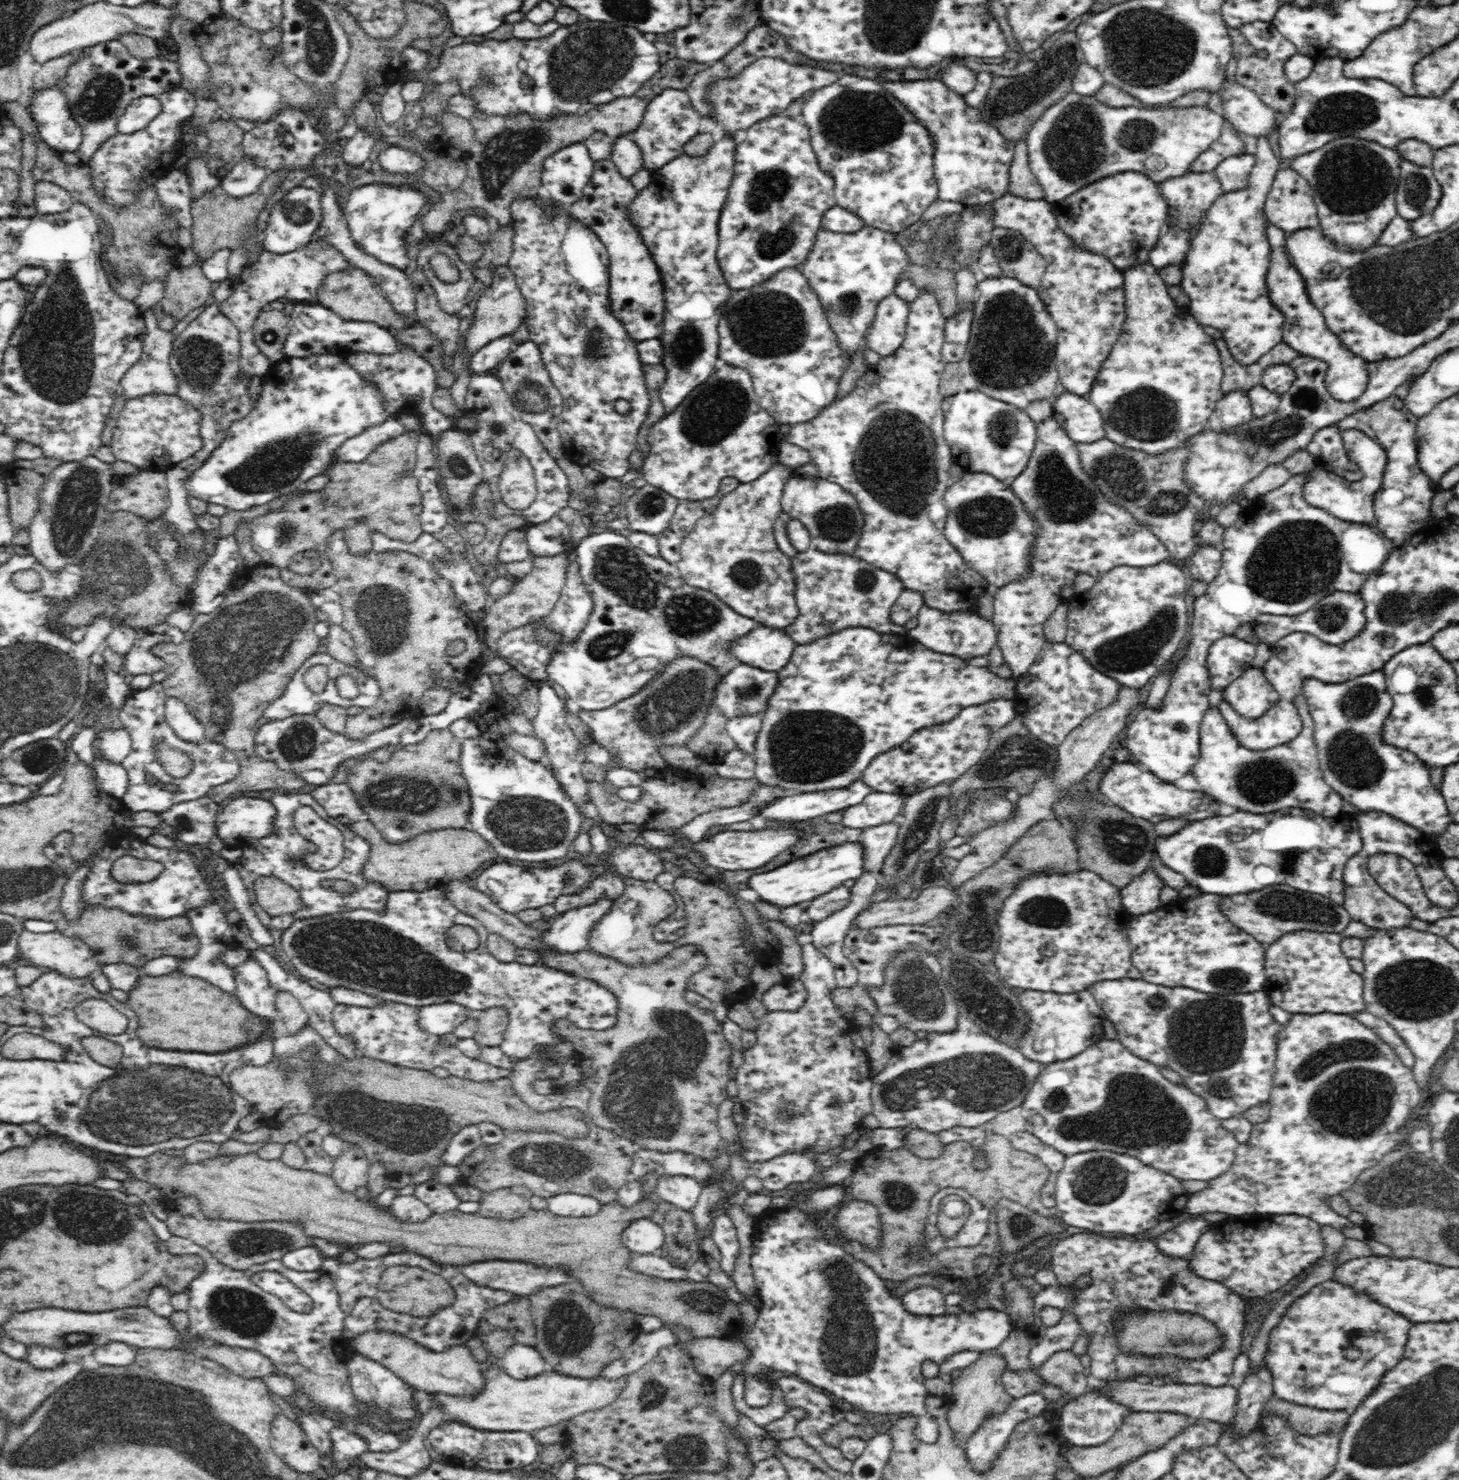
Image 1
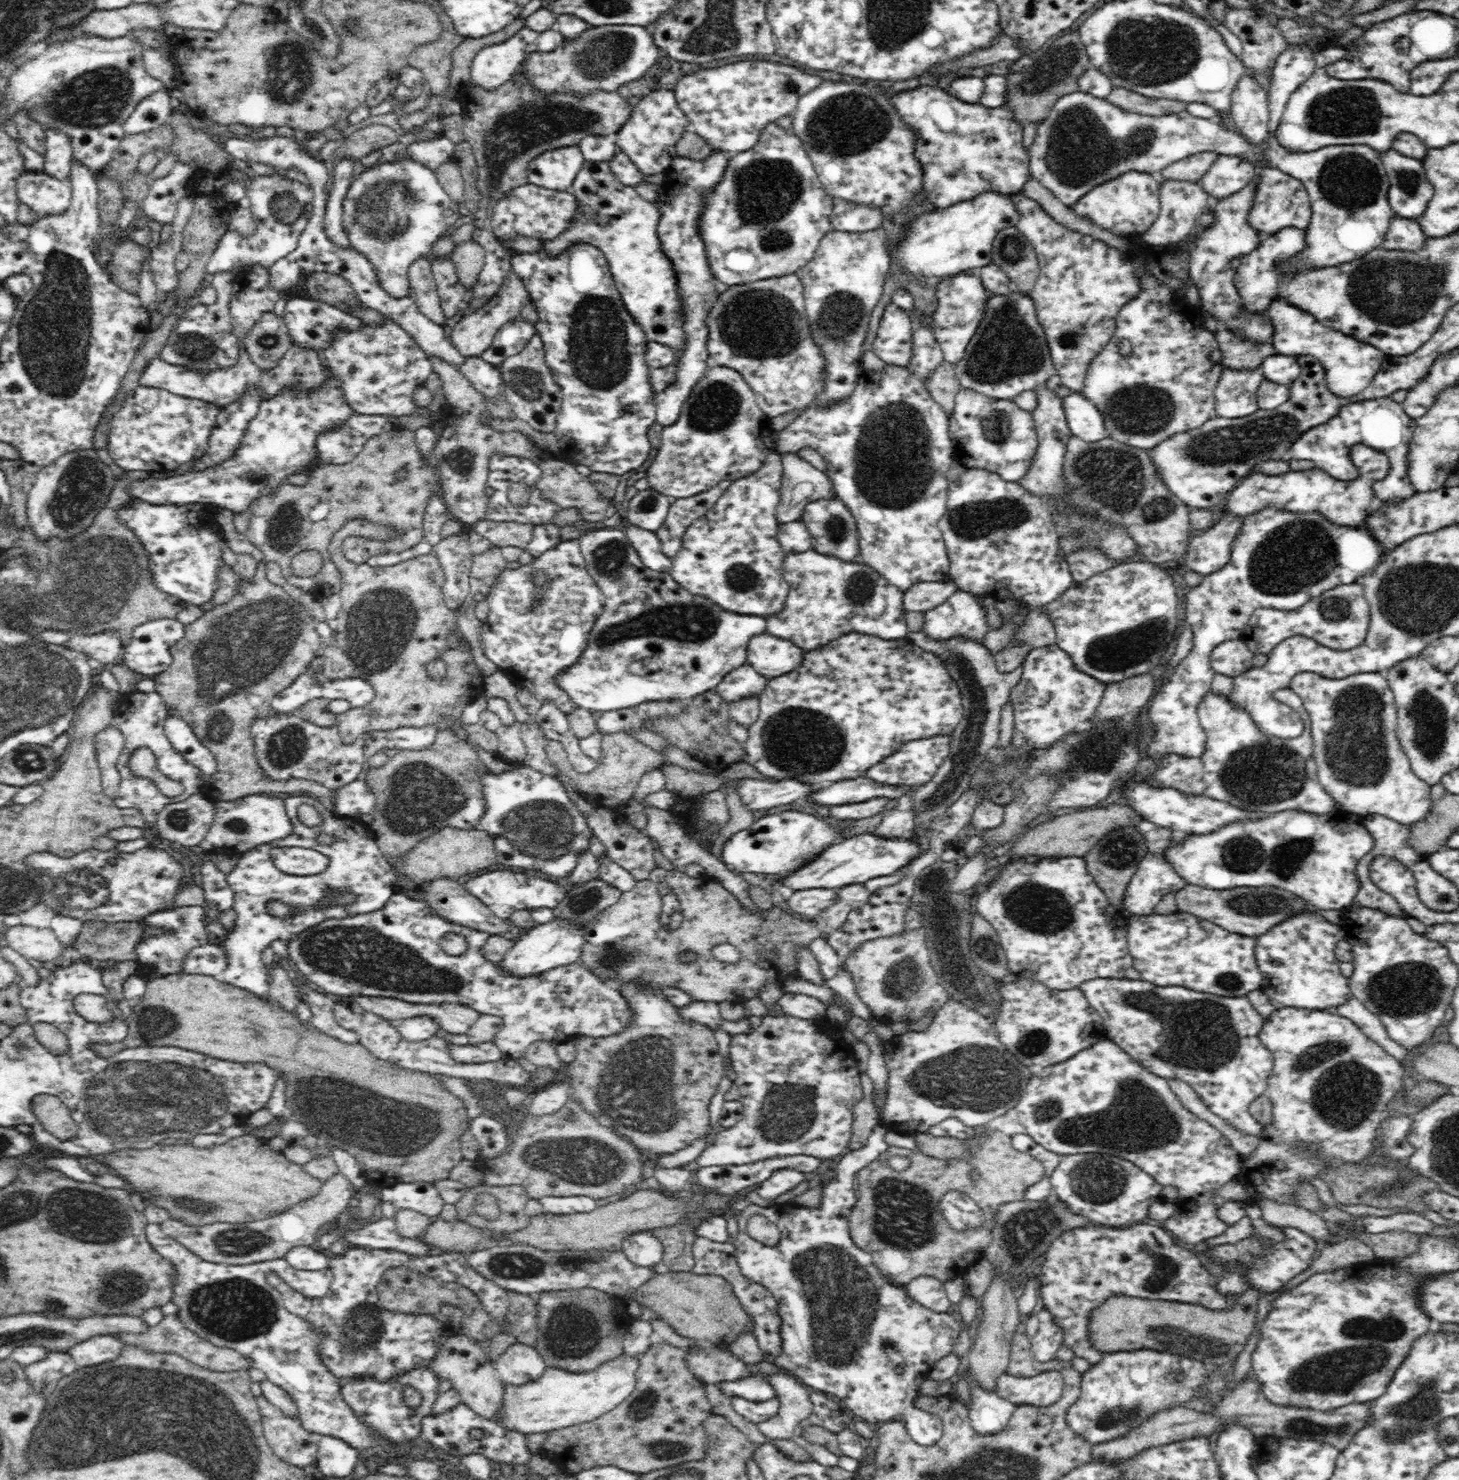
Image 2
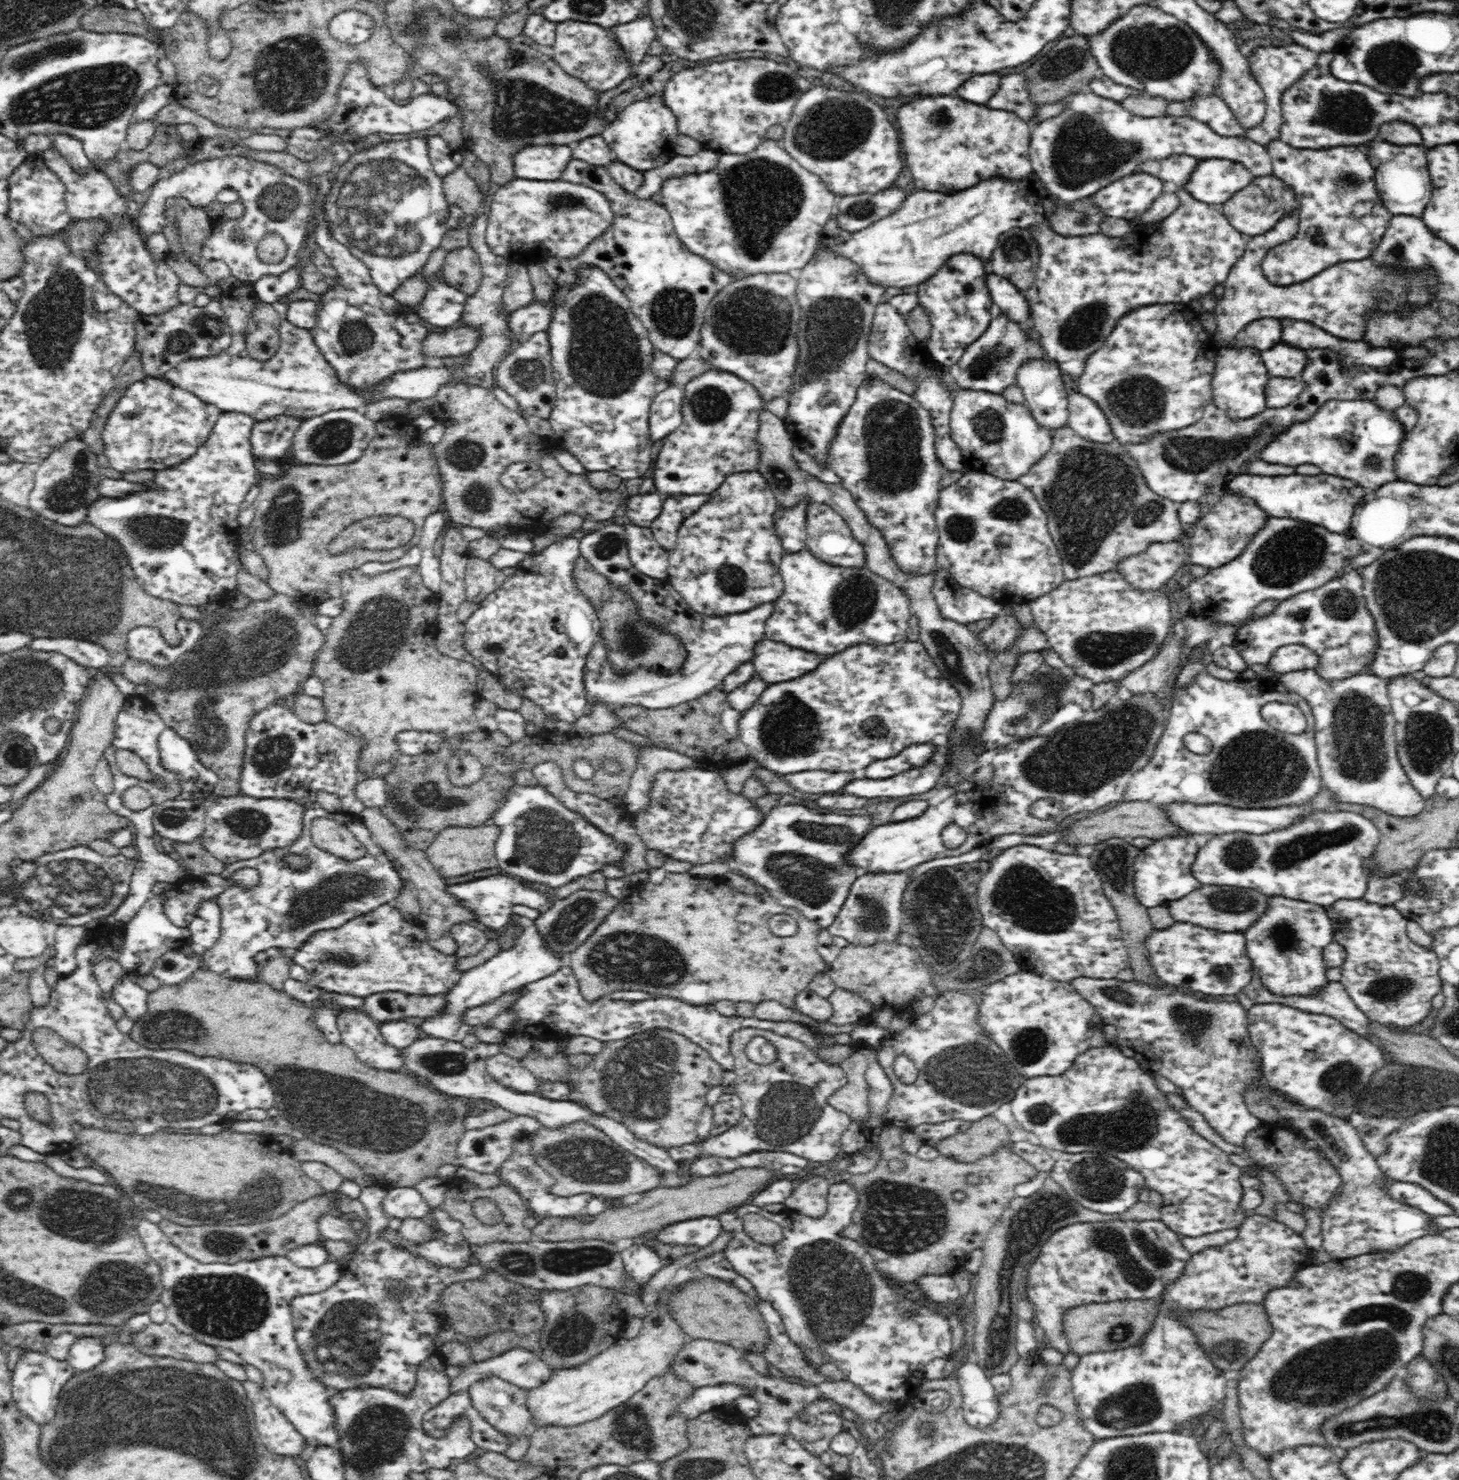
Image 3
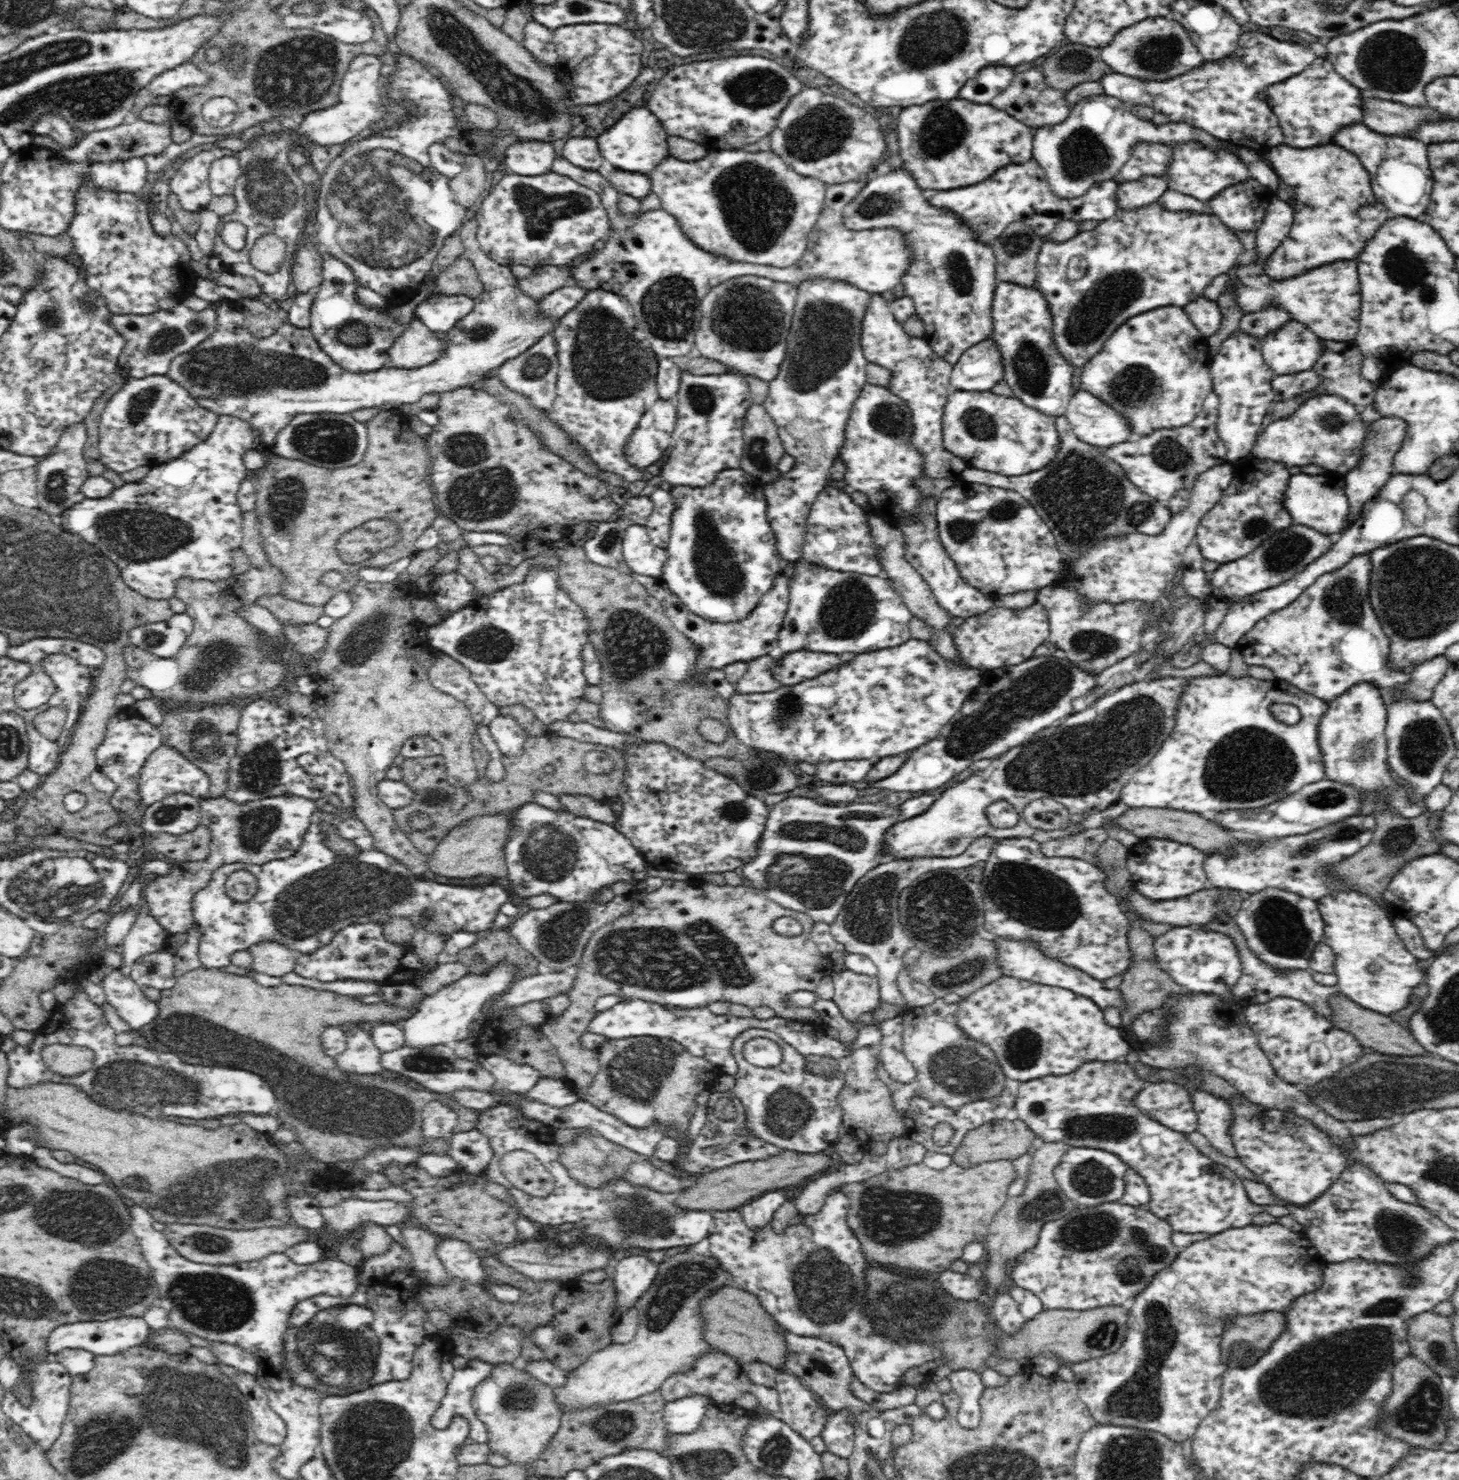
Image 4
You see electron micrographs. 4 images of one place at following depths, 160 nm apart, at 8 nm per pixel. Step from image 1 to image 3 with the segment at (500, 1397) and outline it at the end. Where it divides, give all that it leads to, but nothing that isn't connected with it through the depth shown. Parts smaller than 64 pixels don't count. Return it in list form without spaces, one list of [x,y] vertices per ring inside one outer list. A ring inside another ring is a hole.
[[[659,1299],[650,1302],[648,1314],[643,1319],[642,1330],[636,1338],[627,1341],[618,1339],[613,1346],[601,1351],[577,1368],[556,1369],[550,1380],[528,1391],[528,1410],[533,1414],[533,1418],[536,1418],[533,1422],[535,1428],[584,1424],[588,1420],[600,1418],[609,1410],[625,1404],[634,1394],[640,1392],[650,1379],[668,1374],[671,1371],[673,1359],[689,1341],[690,1338],[682,1331],[682,1326],[678,1325],[678,1321],[674,1319],[671,1306]]]

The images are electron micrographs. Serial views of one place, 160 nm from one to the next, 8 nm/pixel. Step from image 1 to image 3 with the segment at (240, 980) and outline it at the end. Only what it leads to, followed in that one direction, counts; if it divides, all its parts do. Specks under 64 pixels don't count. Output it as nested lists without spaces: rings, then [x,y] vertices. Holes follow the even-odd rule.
[[[317,802],[307,806],[303,814],[303,831],[288,848],[278,848],[272,852],[264,852],[262,856],[250,860],[240,860],[230,865],[226,865],[221,878],[230,879],[234,872],[240,868],[254,868],[258,871],[260,882],[252,890],[243,890],[238,886],[232,886],[220,895],[216,895],[212,901],[220,906],[220,936],[216,938],[214,944],[206,949],[202,954],[202,960],[206,965],[204,968],[221,975],[230,976],[231,979],[252,980],[257,979],[256,964],[254,956],[258,952],[270,952],[276,949],[284,949],[290,952],[298,950],[315,932],[325,931],[343,926],[346,922],[364,916],[384,904],[393,904],[396,897],[401,894],[403,889],[403,879],[401,873],[396,870],[397,864],[384,853],[372,840],[368,827],[359,818],[359,815],[346,812],[329,812],[321,807]],[[314,818],[331,818],[337,820],[348,827],[348,830],[356,836],[356,839],[366,846],[368,854],[358,860],[345,860],[329,854],[317,848],[311,837],[311,822]],[[286,856],[300,856],[308,858],[309,864],[304,867],[290,867],[286,863]]]

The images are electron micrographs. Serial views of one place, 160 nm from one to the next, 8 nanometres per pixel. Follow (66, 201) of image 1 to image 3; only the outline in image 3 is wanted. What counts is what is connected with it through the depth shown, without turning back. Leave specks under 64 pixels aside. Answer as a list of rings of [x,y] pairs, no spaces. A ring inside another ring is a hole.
[[[29,154],[8,178],[8,212],[12,224],[23,224],[35,237],[50,237],[71,223],[65,201],[66,185],[46,166],[41,155]]]

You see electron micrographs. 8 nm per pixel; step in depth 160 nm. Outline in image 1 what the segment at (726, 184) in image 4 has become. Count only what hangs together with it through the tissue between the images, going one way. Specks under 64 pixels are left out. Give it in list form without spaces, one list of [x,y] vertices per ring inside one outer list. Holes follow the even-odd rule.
[[[784,114],[771,116],[766,120],[758,121],[753,124],[746,132],[744,132],[741,141],[736,144],[735,148],[735,164],[734,164],[734,176],[730,180],[730,186],[728,187],[728,196],[726,196],[726,202],[722,206],[722,212],[720,212],[720,218],[718,218],[718,248],[716,250],[716,260],[718,266],[724,274],[724,279],[731,289],[742,290],[746,288],[752,288],[756,284],[760,284],[765,280],[768,280],[771,276],[774,276],[777,272],[784,270],[785,268],[794,268],[800,266],[809,255],[809,252],[814,246],[814,239],[818,234],[818,231],[823,229],[822,217],[827,210],[830,210],[833,206],[837,205],[834,191],[834,181],[828,173],[822,173],[820,167],[818,167],[817,157],[810,145],[810,133],[808,133],[808,127],[798,119],[790,119],[785,117]]]

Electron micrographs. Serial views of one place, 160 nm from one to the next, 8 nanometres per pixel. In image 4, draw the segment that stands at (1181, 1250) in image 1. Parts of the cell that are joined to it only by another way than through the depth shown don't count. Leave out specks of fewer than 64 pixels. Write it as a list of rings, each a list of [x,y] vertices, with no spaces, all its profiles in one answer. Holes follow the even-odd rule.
[[[1090,1061],[1083,1064],[1078,1070],[1071,1072],[1070,1074],[1064,1074],[1060,1076],[1048,1075],[1043,1076],[1040,1079],[1027,1080],[1023,1082],[1018,1087],[1018,1094],[1015,1098],[1015,1105],[1013,1108],[1016,1110],[1018,1117],[1022,1120],[1030,1130],[1034,1132],[1039,1138],[1046,1142],[1063,1142],[1069,1146],[1080,1146],[1080,1147],[1092,1147],[1101,1148],[1108,1152],[1113,1152],[1116,1156],[1119,1156],[1130,1169],[1135,1171],[1137,1174],[1143,1177],[1146,1184],[1149,1186],[1150,1191],[1150,1202],[1147,1208],[1152,1211],[1156,1216],[1164,1219],[1172,1225],[1175,1232],[1190,1232],[1190,1233],[1206,1233],[1207,1235],[1215,1235],[1219,1232],[1224,1232],[1229,1228],[1242,1228],[1248,1225],[1252,1225],[1252,1217],[1260,1212],[1266,1212],[1275,1217],[1281,1217],[1288,1215],[1288,1209],[1284,1205],[1260,1205],[1254,1204],[1250,1197],[1247,1195],[1243,1180],[1240,1179],[1234,1171],[1224,1167],[1224,1165],[1218,1165],[1216,1162],[1212,1161],[1209,1157],[1206,1157],[1204,1153],[1200,1152],[1196,1146],[1192,1145],[1187,1139],[1186,1134],[1183,1132],[1176,1132],[1174,1129],[1170,1129],[1154,1120],[1148,1118],[1148,1116],[1142,1114],[1142,1111],[1138,1107],[1132,1105],[1132,1098],[1146,1086],[1146,1081],[1144,1079],[1138,1079],[1132,1065],[1124,1063],[1124,1061]]]

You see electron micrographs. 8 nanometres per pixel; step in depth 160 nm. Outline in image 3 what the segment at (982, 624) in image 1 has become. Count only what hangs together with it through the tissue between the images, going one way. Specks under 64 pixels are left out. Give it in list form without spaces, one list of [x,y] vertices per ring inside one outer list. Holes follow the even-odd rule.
[[[939,565],[930,573],[934,575],[933,595],[943,618],[960,624],[976,620],[994,619],[1004,612],[998,601],[982,596],[979,592],[964,589],[951,578],[951,574]]]

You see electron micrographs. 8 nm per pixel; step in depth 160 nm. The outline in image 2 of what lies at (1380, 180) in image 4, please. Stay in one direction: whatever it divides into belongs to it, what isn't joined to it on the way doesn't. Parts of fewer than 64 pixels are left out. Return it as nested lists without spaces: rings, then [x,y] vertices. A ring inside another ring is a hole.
[[[1392,148],[1380,155],[1390,181],[1387,195],[1395,216],[1411,219],[1422,216],[1434,194],[1423,161],[1404,156]]]

